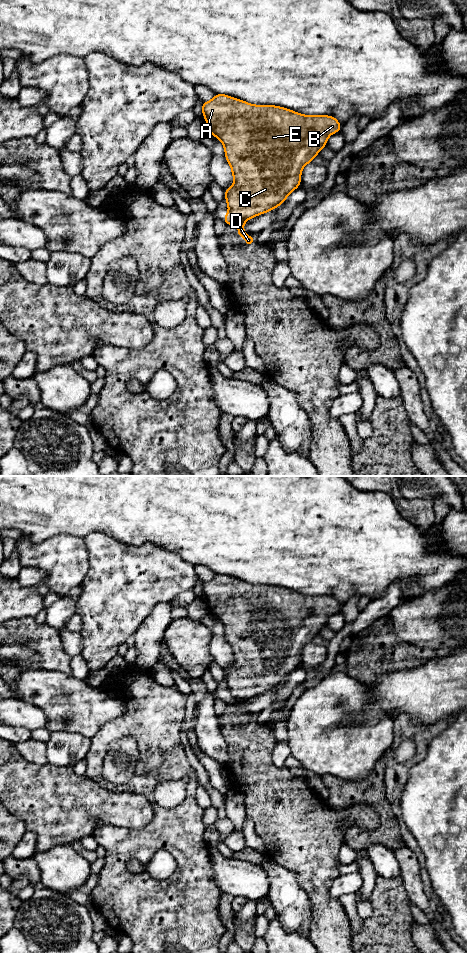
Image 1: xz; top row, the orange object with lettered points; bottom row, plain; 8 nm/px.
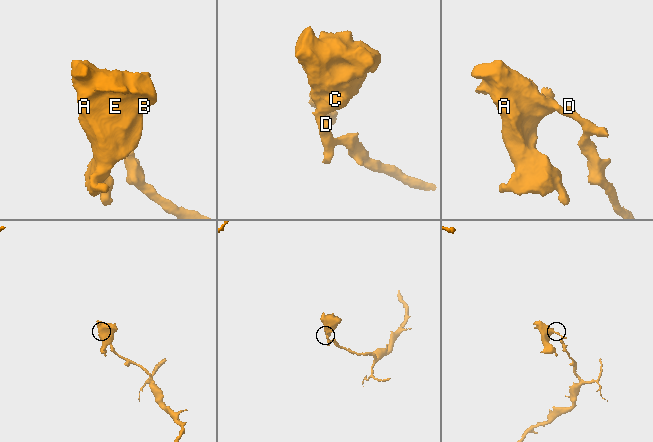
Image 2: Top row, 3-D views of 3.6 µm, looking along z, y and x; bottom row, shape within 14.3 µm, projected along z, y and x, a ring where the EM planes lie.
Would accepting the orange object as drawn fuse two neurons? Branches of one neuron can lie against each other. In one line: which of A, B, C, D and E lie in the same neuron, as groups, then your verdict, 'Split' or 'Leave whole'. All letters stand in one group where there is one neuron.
Groups: A B C E / D. Split

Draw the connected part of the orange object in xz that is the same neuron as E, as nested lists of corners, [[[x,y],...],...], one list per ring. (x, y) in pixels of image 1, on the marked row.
[[[215,94],[210,101],[203,102],[202,115],[206,119],[206,124],[209,129],[209,134],[214,135],[220,140],[224,146],[225,157],[232,170],[234,184],[224,191],[226,203],[231,214],[238,220],[247,221],[255,216],[269,212],[285,202],[288,195],[299,187],[301,184],[302,169],[306,164],[309,164],[317,156],[317,154],[326,146],[328,138],[331,134],[341,130],[341,124],[333,116],[316,115],[309,116],[289,110],[285,107],[275,105],[253,105],[240,99],[230,97],[225,94]]]

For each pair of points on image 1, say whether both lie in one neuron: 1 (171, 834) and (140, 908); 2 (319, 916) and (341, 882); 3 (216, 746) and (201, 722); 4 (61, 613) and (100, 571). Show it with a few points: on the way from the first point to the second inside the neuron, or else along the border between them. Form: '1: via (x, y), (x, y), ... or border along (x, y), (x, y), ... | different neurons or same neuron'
1: via (182, 854), (182, 872), (160, 895) | same neuron
2: border along (340, 874), (329, 887), (329, 894), (334, 899) | different neurons
3: via (210, 740), (207, 728) | same neuron
4: border along (74, 602), (75, 612) | different neurons

